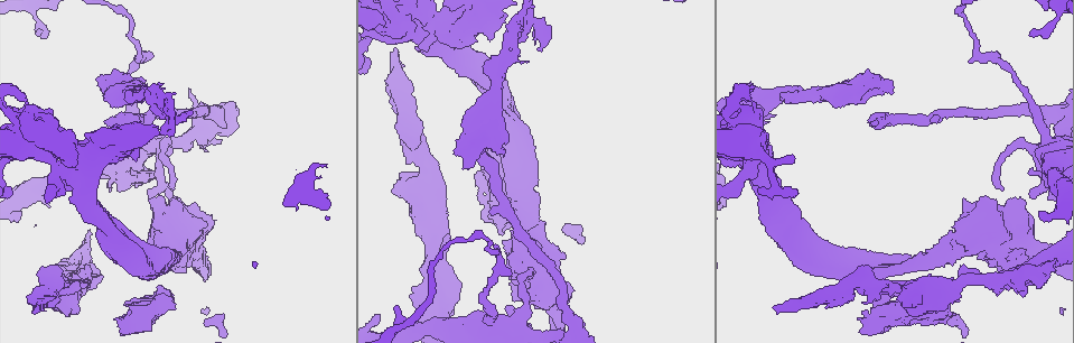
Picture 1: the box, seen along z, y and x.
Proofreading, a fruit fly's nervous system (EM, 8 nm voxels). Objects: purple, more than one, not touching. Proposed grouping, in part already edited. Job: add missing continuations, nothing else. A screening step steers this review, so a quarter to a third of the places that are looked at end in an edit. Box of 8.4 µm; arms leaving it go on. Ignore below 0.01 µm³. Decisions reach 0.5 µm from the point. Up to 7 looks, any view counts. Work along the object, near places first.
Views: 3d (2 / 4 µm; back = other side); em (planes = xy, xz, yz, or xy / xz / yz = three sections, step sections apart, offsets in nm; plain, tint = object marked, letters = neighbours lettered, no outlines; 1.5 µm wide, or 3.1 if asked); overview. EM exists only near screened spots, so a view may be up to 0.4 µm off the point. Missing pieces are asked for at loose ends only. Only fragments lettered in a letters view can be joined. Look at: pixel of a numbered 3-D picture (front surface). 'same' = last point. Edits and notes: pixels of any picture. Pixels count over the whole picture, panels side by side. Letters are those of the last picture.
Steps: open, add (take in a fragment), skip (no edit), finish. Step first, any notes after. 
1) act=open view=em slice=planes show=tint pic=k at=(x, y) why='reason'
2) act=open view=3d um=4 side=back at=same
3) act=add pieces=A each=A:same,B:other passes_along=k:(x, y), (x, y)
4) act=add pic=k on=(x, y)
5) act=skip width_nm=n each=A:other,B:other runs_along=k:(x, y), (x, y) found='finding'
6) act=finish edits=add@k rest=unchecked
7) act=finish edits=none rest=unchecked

act=open view=3d um=4 pic=1 at=(161, 85) why='an open end'

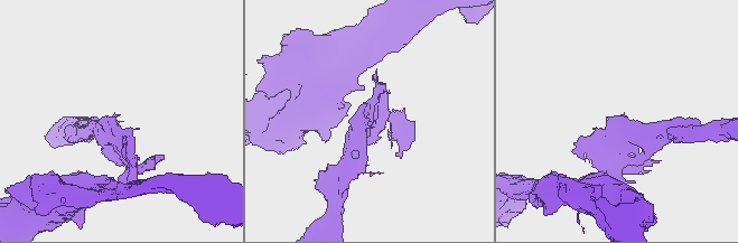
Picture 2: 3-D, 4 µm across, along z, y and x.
act=open view=em slice=planes show=letters pic=2 at=(366, 105)

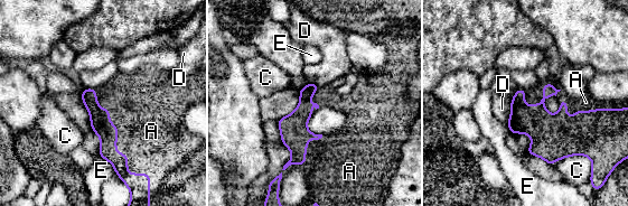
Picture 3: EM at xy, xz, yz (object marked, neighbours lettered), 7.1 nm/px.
act=add pieces=A longest_contact=A:750nm each=A:same,C:other,D:other,E:other passes_along=3:(100, 118), (115, 141), (149, 132) found='the cell continues'

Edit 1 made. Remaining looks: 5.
act=open view=overview

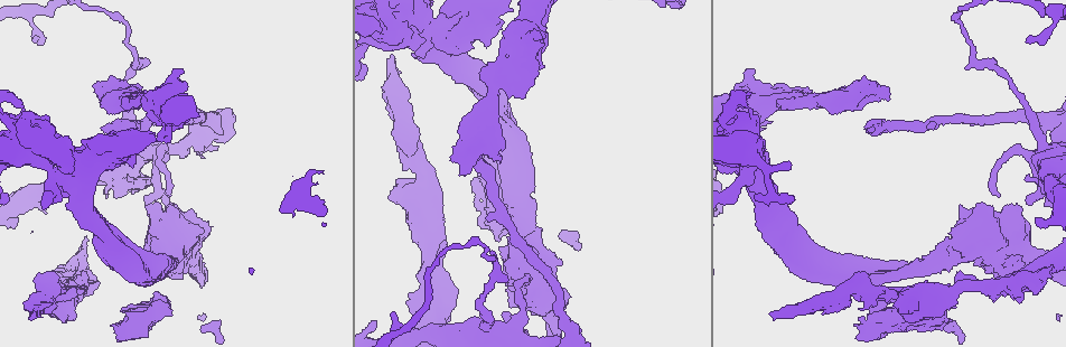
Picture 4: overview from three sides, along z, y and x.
act=open view=em slice=planes show=letters pic=4 at=(856, 324) why='free end'

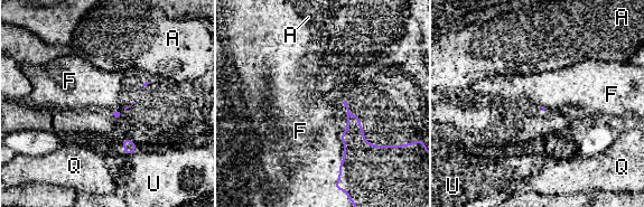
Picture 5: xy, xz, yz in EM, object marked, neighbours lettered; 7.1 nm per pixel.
act=add pieces=F each=A:other,F:same,Q:other,U:other passes_along=5:(364, 167), (342, 140), (307, 143) found='it goes on there'

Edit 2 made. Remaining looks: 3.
act=open view=em slice=yz step=4 show=tint pic=4 at=(510, 97) why='thick end'

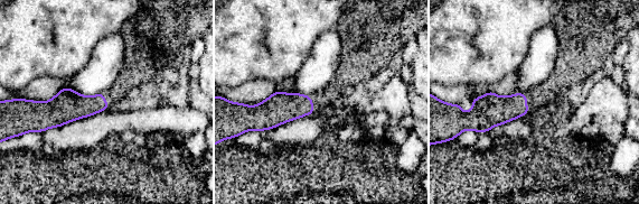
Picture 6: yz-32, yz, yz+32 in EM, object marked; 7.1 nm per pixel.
act=open view=em slice=planes show=letters at=same

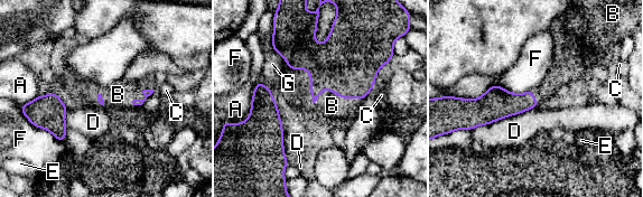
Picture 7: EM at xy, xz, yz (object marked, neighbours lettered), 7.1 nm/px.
act=add pieces=B each=A:other,B:same,C:other,D:other,E:other,F:other,G:other passes_along=7:(347, 63), (334, 93), (332, 105) found='the cell continues'

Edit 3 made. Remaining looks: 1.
act=finish edits=add@3,add@5,add@7 rest=unchecked

